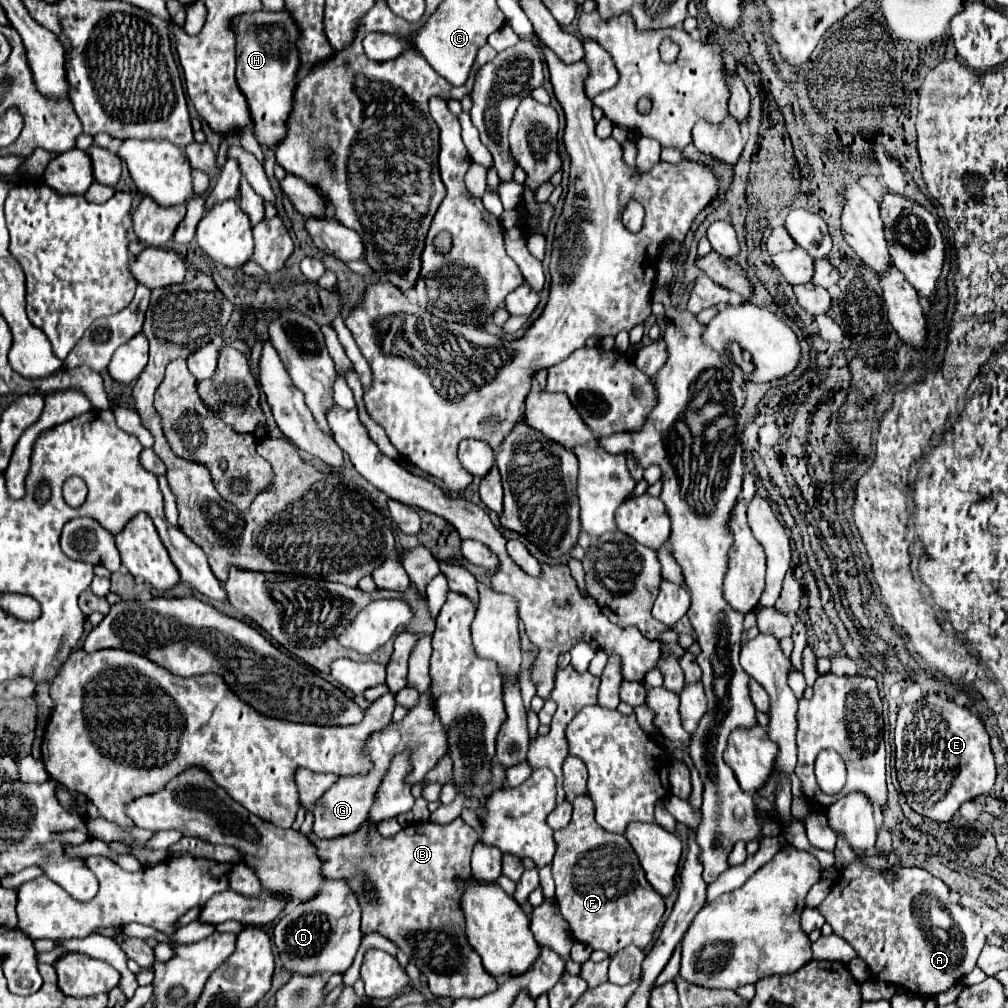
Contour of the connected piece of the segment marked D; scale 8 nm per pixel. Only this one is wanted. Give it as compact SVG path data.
M328 880L322 884L316 898L298 904L274 926L274 944L284 968L304 976L322 974L328 978L332 974L344 974L358 952L360 940L362 932L358 896L354 896L350 886L342 880Z

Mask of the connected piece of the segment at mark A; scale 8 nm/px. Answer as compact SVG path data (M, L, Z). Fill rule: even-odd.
M856 860L842 870L838 882L834 882L830 894L820 904L820 912L834 932L842 936L868 964L876 980L896 986L900 984L918 996L936 996L954 986L964 974L972 972L986 944L980 916L960 904L948 902L946 884L922 868L904 868L894 864L890 870L878 872Z

